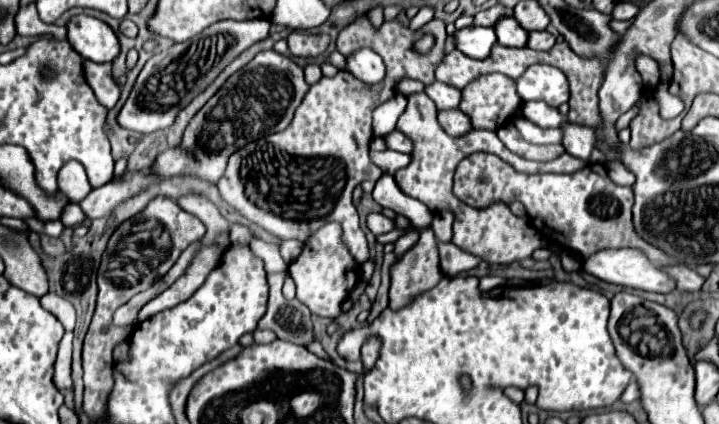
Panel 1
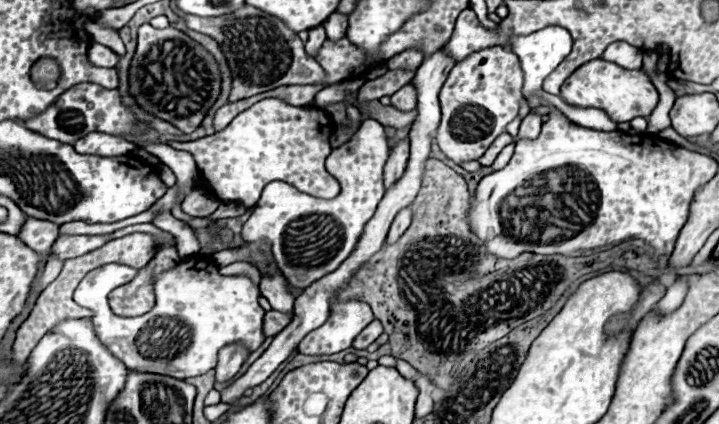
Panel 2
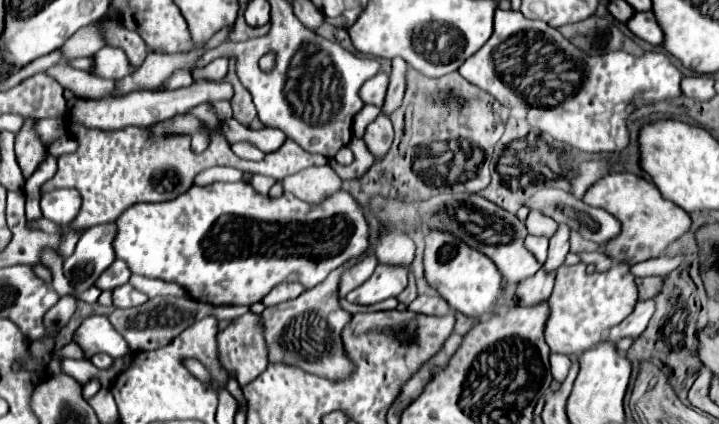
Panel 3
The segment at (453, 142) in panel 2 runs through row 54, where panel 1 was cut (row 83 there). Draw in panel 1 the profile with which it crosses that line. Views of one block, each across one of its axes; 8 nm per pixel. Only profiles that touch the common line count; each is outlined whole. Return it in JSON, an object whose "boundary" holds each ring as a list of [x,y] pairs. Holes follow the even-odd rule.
{"boundary":[[[492,72],[486,76],[478,76],[472,80],[466,88],[462,88],[462,100],[460,100],[460,110],[470,118],[470,124],[474,128],[484,128],[484,130],[498,130],[502,124],[514,120],[516,110],[522,106],[520,96],[516,94],[516,82],[500,72]]]}

